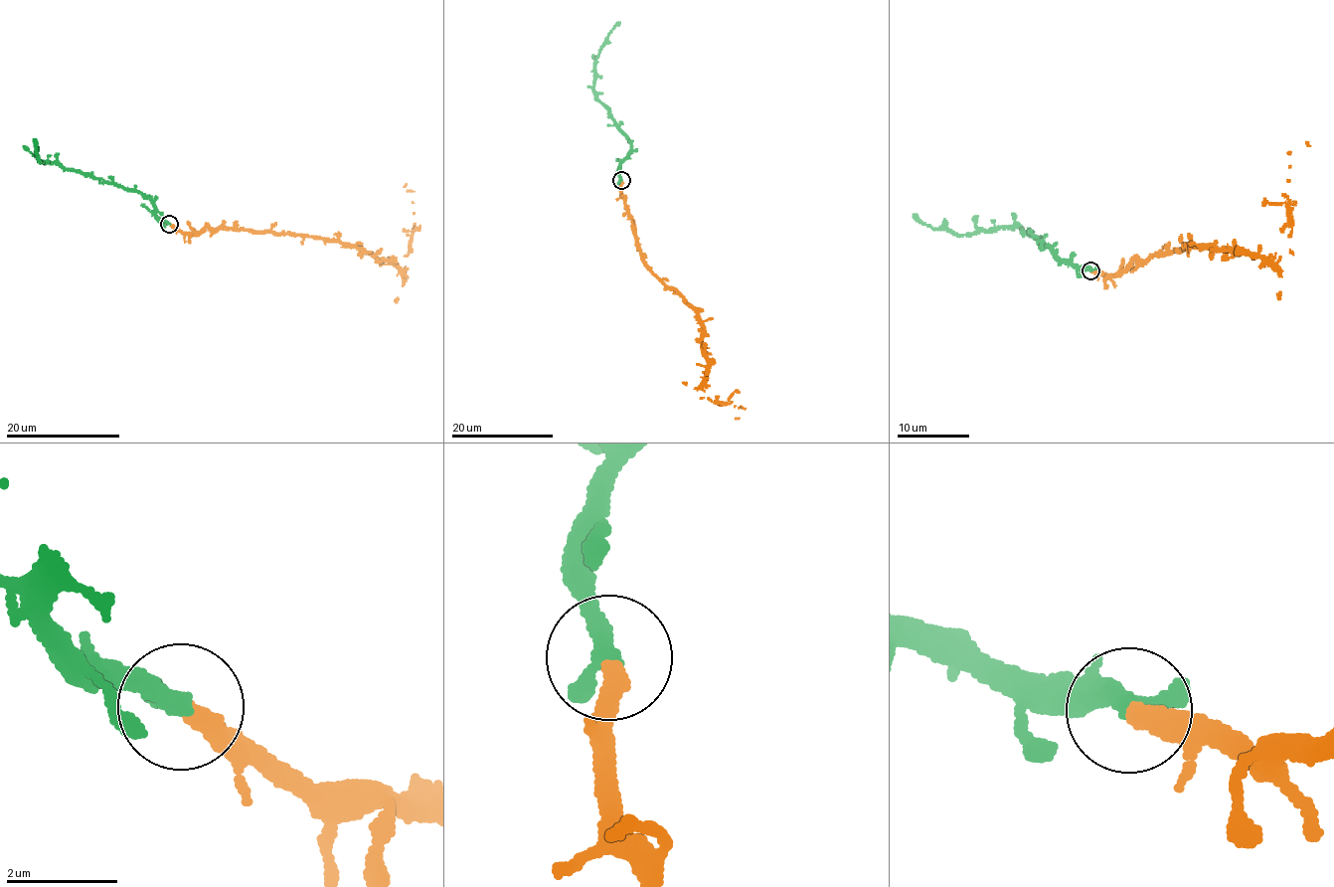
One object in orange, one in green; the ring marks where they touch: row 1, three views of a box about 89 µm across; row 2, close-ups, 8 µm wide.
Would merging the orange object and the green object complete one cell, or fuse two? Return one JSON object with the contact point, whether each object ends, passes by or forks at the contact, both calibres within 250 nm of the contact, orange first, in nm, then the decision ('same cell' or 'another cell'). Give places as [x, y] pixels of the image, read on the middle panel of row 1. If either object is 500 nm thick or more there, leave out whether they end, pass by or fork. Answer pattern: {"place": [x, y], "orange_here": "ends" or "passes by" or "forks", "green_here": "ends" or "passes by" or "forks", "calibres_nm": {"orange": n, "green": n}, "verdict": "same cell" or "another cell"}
{"place": [621, 180], "orange_here": "ends", "green_here": "passes by", "calibres_nm": {"orange": 380, "green": 280}, "verdict": "same cell"}

